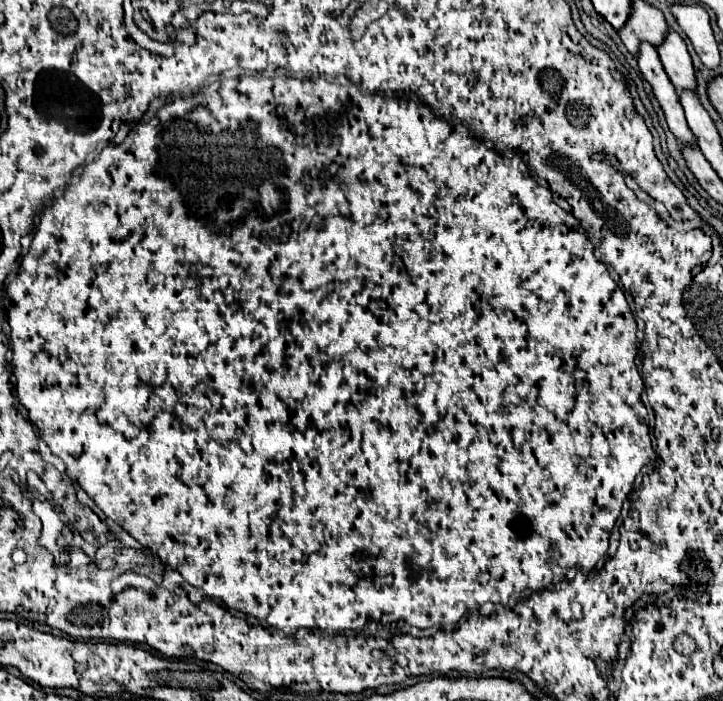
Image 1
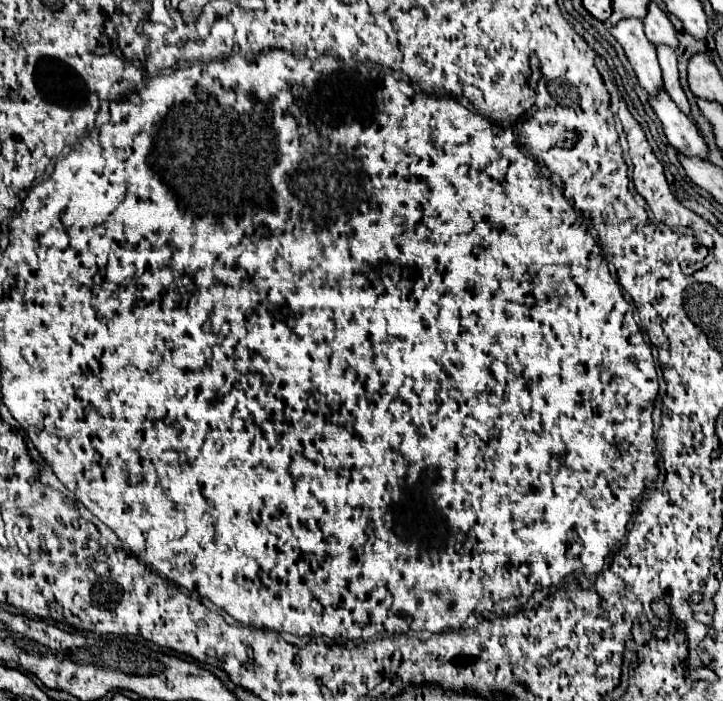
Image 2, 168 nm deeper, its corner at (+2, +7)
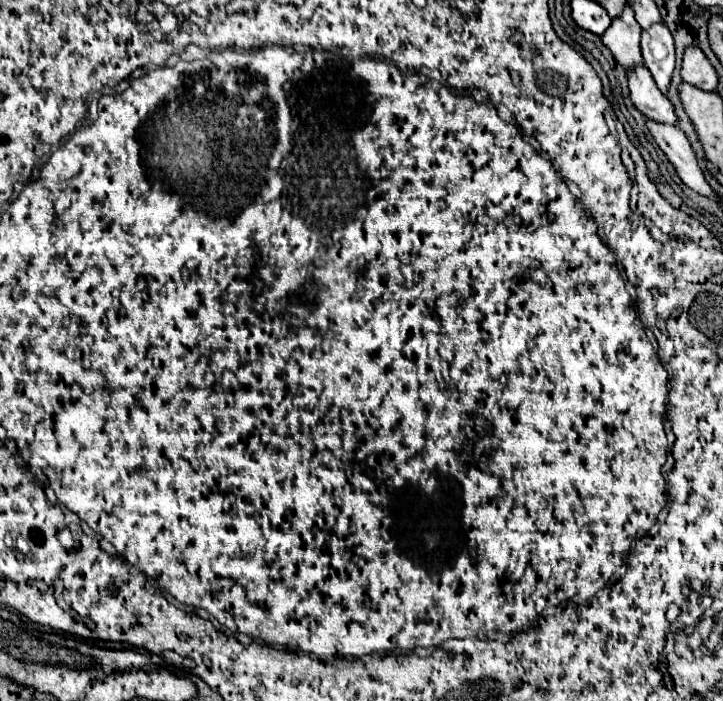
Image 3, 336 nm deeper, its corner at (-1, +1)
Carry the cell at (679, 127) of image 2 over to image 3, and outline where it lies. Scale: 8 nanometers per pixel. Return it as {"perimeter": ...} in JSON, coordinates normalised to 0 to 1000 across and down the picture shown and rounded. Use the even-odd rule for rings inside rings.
{"perimeter":[[[880,96],[869,101],[869,116],[871,116],[871,138],[885,161],[891,161],[896,170],[907,175],[938,178],[938,164],[932,158],[932,150],[907,124],[907,116],[902,113],[893,96]]]}

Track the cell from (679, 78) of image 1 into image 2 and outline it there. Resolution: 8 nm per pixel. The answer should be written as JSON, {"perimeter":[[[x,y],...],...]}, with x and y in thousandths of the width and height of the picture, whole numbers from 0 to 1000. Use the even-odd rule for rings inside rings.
{"perimeter":[[[898,1],[898,19],[892,21],[889,30],[892,39],[892,50],[903,64],[920,61],[931,70],[936,70],[936,53],[934,53],[934,41],[923,24],[920,16],[911,13],[911,7],[906,1]]]}

